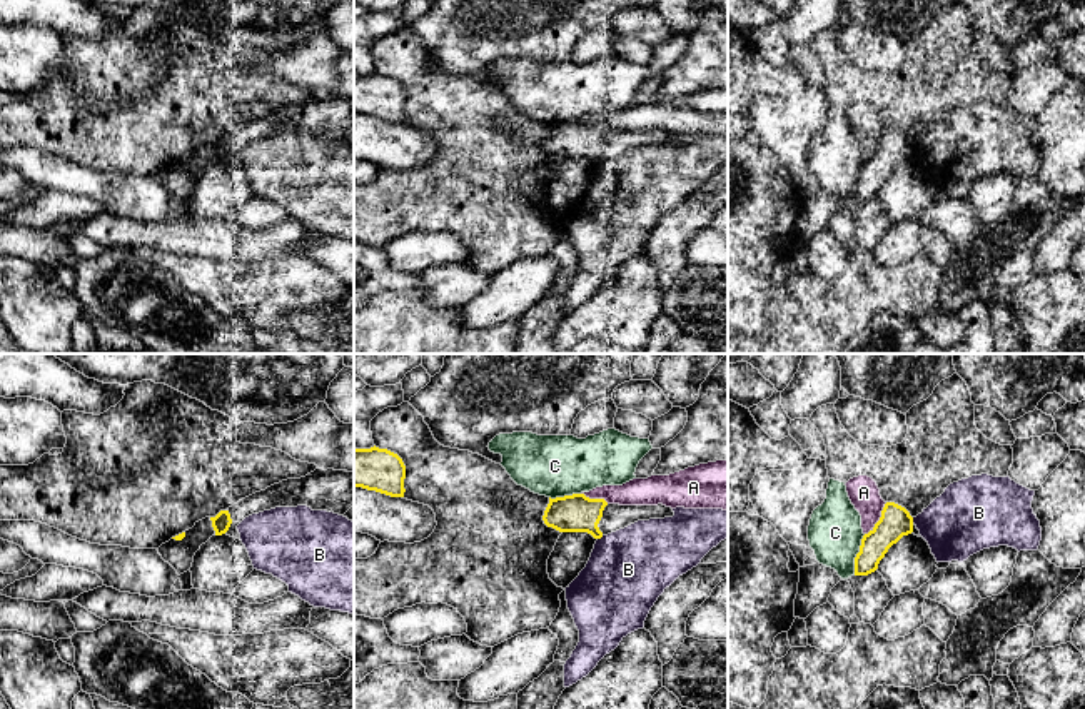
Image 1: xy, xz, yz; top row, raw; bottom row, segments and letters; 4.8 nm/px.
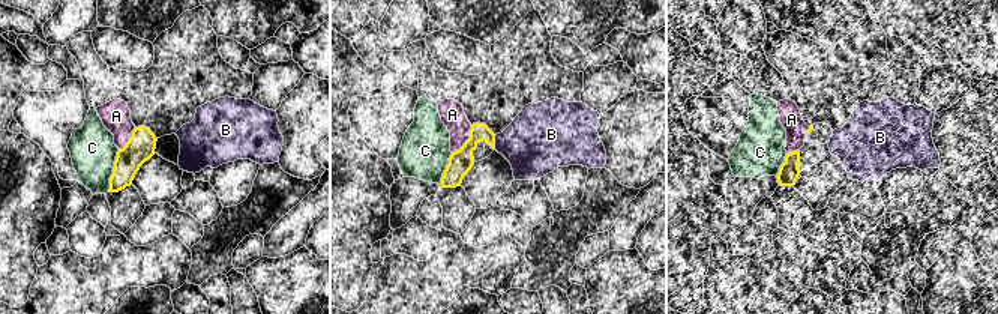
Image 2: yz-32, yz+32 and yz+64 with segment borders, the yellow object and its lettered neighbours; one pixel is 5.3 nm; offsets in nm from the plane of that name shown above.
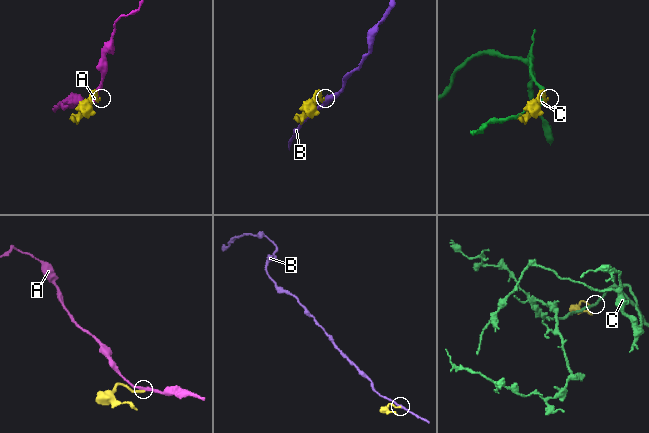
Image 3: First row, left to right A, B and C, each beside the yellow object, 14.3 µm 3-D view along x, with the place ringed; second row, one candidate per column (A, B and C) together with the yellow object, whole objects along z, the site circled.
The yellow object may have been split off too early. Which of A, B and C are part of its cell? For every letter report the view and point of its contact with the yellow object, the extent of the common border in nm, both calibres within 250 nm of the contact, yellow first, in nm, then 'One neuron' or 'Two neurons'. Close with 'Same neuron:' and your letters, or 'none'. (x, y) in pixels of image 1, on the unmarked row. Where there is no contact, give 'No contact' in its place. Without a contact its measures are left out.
A: Touches yellow at yz (880, 145). Shared border 190 nm. Thickness 150 nm (yellow) against 150 nm. Two neurons
B: Touches yellow at yz (912, 147). Shared border 30 nm. Thickness 150 nm (yellow) against 320 nm. Two neurons
C: Touches yellow at yz (857, 181). Shared border 200 nm. Thickness 150 nm (yellow) against 260 nm. Two neurons
Same neuron: none

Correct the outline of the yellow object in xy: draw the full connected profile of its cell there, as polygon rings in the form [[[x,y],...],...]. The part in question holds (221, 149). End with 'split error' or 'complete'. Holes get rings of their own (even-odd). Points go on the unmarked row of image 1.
[[[315,95],[300,105],[287,105],[255,118],[210,143],[215,162],[240,165],[237,152],[249,142],[275,133],[307,132],[344,142],[354,132],[354,98]]] | split error

